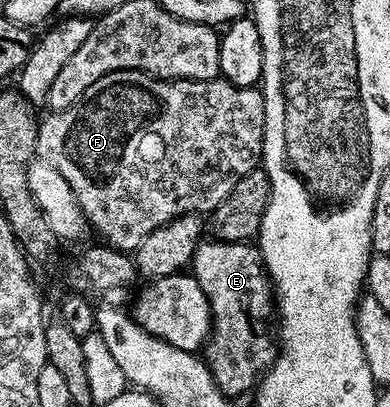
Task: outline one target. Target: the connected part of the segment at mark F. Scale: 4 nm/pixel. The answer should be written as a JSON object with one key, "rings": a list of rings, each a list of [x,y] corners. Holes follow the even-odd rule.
{"rings":[[[116,70],[100,79],[94,80],[88,87],[79,101],[64,109],[57,109],[55,112],[48,112],[48,115],[41,117],[38,122],[38,144],[36,145],[36,158],[39,161],[50,164],[70,184],[78,204],[84,210],[84,220],[89,227],[92,226],[105,238],[103,240],[109,247],[119,251],[132,252],[138,244],[154,228],[166,224],[175,218],[181,218],[183,214],[195,214],[197,216],[207,215],[226,196],[230,196],[230,188],[242,180],[242,176],[253,173],[264,154],[264,130],[268,126],[266,120],[266,108],[264,107],[264,96],[259,89],[250,86],[235,86],[233,82],[223,77],[210,79],[208,82],[192,81],[190,79],[174,79],[168,81],[162,78],[152,77],[140,70]],[[131,182],[168,182],[168,186],[128,186]]]}

